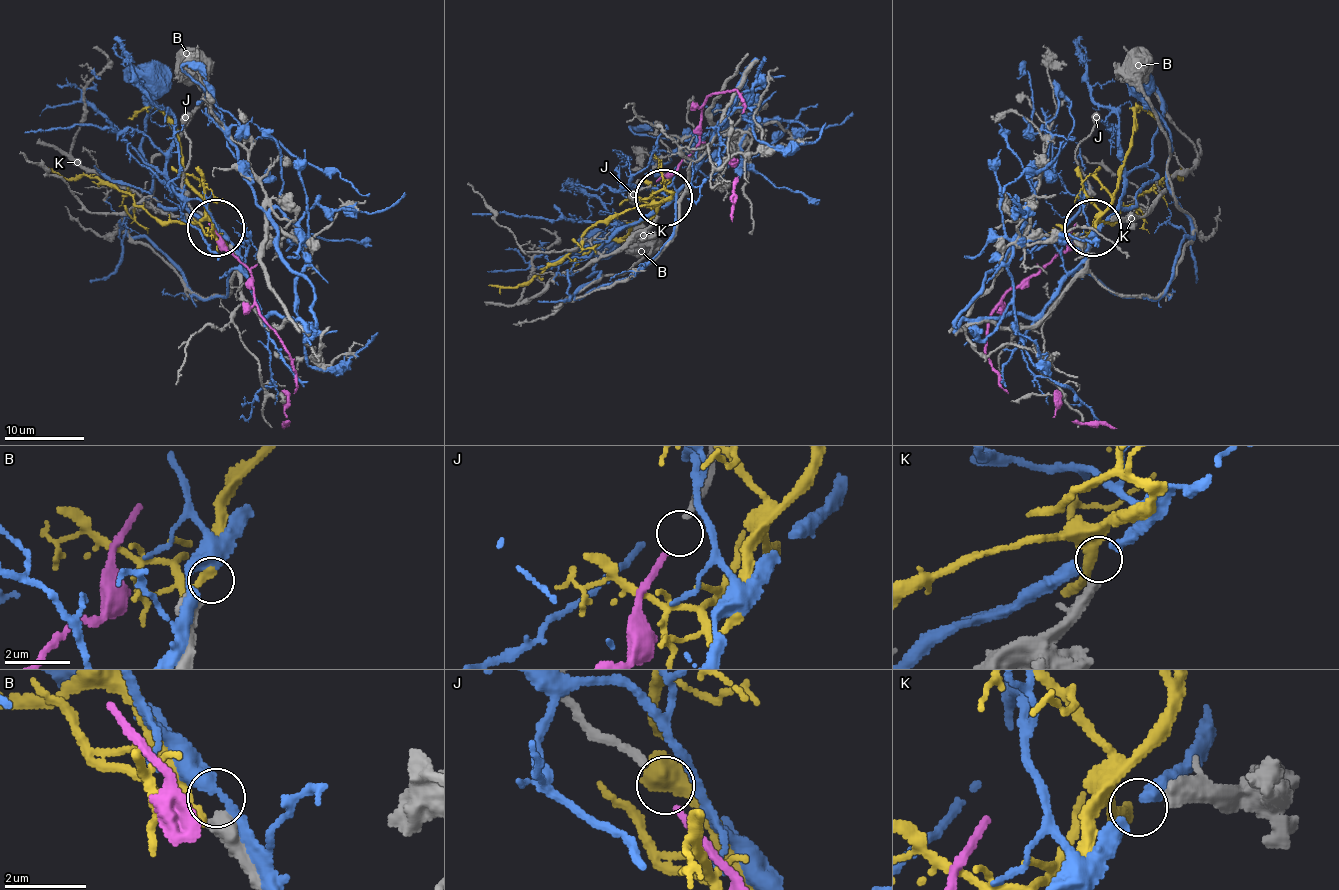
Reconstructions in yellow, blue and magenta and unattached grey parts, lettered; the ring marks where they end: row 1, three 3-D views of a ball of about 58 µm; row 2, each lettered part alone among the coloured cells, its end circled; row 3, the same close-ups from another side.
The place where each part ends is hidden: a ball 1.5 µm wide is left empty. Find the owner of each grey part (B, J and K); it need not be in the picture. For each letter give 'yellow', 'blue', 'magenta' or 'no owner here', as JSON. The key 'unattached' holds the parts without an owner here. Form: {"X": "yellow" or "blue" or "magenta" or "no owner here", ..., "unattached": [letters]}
{"B": "yellow", "J": "magenta", "K": "no owner here", "unattached": ["K"]}

